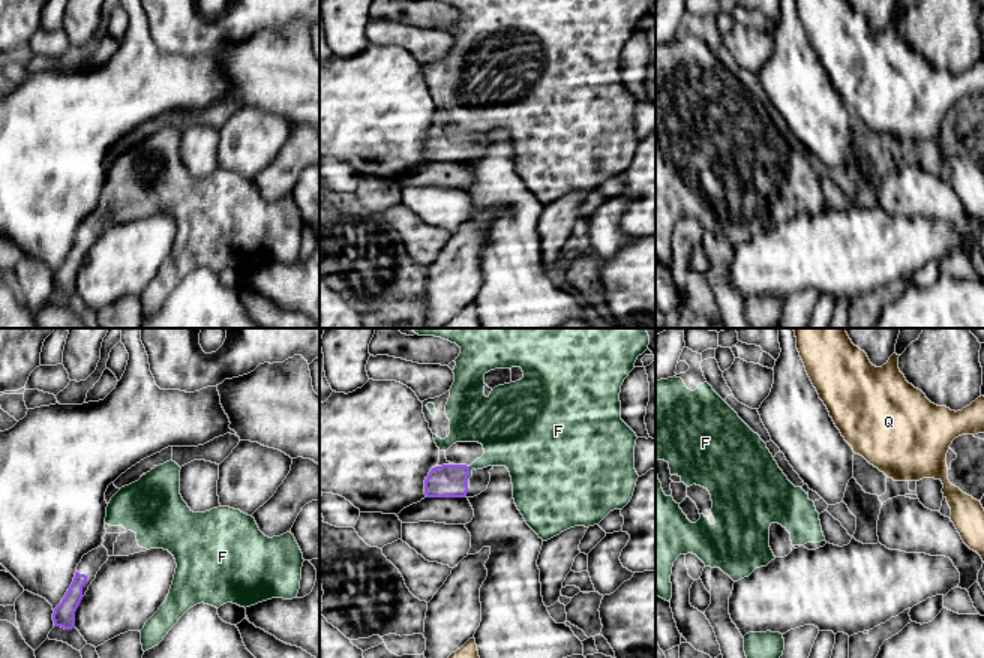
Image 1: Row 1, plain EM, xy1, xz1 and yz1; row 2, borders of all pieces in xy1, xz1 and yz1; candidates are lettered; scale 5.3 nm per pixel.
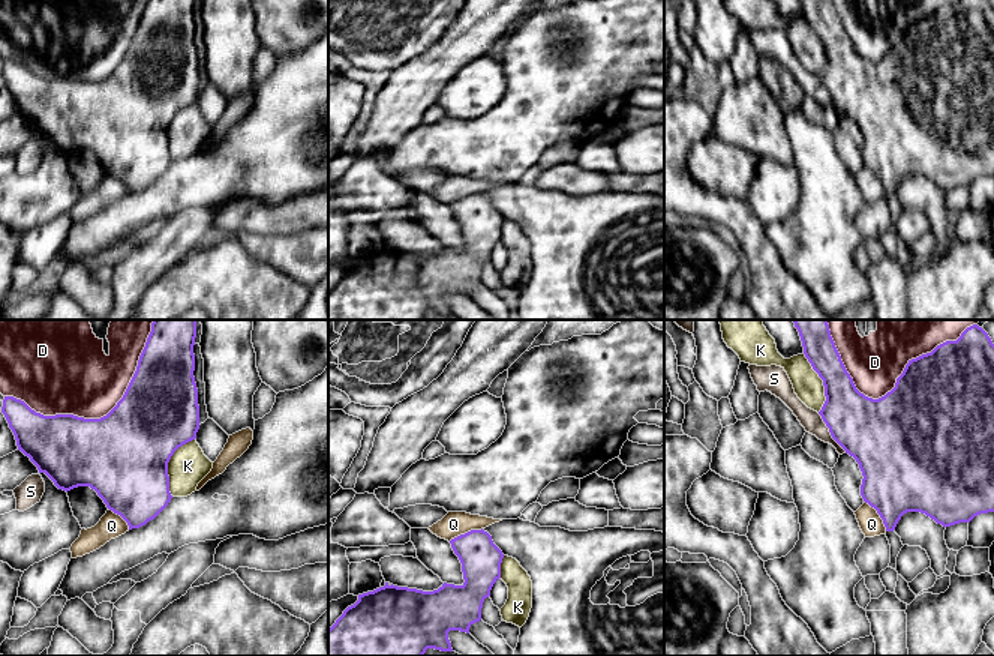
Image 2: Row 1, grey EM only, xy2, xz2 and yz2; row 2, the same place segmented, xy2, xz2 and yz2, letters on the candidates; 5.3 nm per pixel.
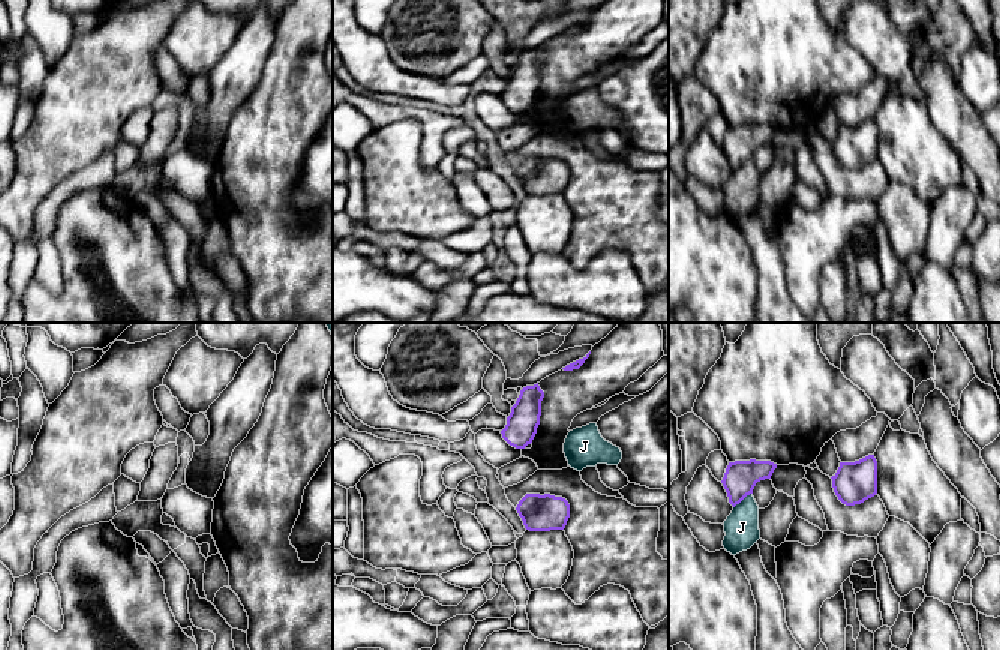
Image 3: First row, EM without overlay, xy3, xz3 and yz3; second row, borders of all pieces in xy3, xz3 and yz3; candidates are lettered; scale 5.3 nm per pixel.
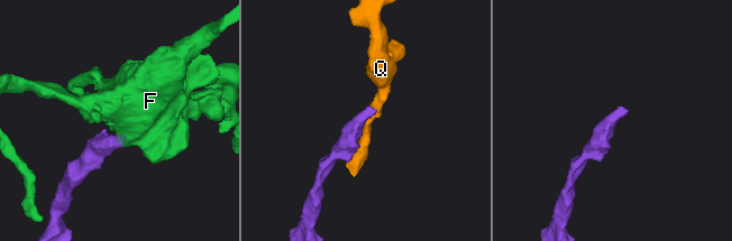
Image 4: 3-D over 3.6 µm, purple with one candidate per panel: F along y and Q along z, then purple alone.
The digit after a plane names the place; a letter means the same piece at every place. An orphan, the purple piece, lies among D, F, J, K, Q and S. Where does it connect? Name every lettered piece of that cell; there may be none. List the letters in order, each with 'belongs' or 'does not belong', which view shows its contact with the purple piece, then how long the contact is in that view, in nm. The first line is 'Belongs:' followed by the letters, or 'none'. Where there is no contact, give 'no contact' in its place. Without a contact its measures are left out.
Belongs: F
D: does not belong; meets purple in yz2; contact 800 nm long
F: belongs; meets purple in xz1; contact 120 nm long
J: does not belong; meets purple in yz3; contact 130 nm long
K: does not belong; meets purple in xy2; contact 340 nm long
Q: does not belong; meets purple in xz2; contact 200 nm long
S: does not belong; meets purple in yz2; contact 260 nm long

